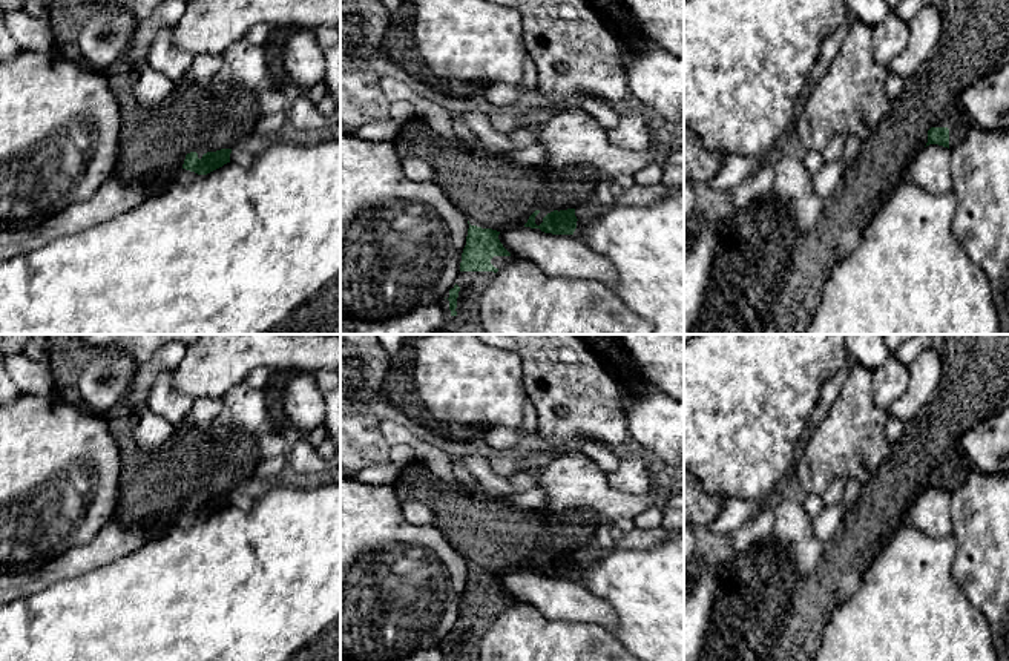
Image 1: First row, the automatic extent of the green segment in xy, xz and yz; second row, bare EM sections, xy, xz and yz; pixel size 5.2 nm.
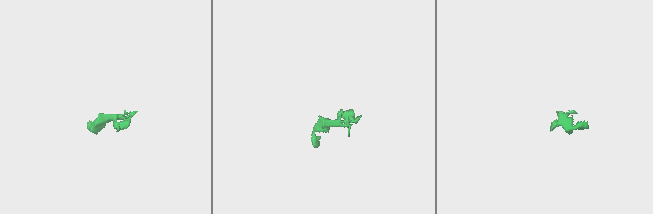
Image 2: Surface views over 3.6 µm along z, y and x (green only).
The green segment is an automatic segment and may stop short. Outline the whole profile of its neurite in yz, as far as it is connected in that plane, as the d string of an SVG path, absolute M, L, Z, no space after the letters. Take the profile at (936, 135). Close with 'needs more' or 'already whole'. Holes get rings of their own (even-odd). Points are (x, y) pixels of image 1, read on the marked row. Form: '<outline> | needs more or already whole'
M946 0L940 38L915 75L892 101L877 129L860 143L859 153L810 232L796 239L788 267L779 282L773 305L776 334L807 334L823 288L834 267L851 255L874 216L885 207L903 173L925 146L957 149L974 123L961 103L961 94L981 75L1009 63L1009 0Z | needs more

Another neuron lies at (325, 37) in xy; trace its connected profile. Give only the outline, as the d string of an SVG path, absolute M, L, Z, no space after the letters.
M320 26L314 29L313 34L322 51L333 44L340 43L340 28Z

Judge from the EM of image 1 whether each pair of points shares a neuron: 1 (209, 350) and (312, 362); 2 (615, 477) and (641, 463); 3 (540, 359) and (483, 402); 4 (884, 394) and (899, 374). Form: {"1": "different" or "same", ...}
{"1": "same", "2": "same", "3": "different", "4": "same"}

